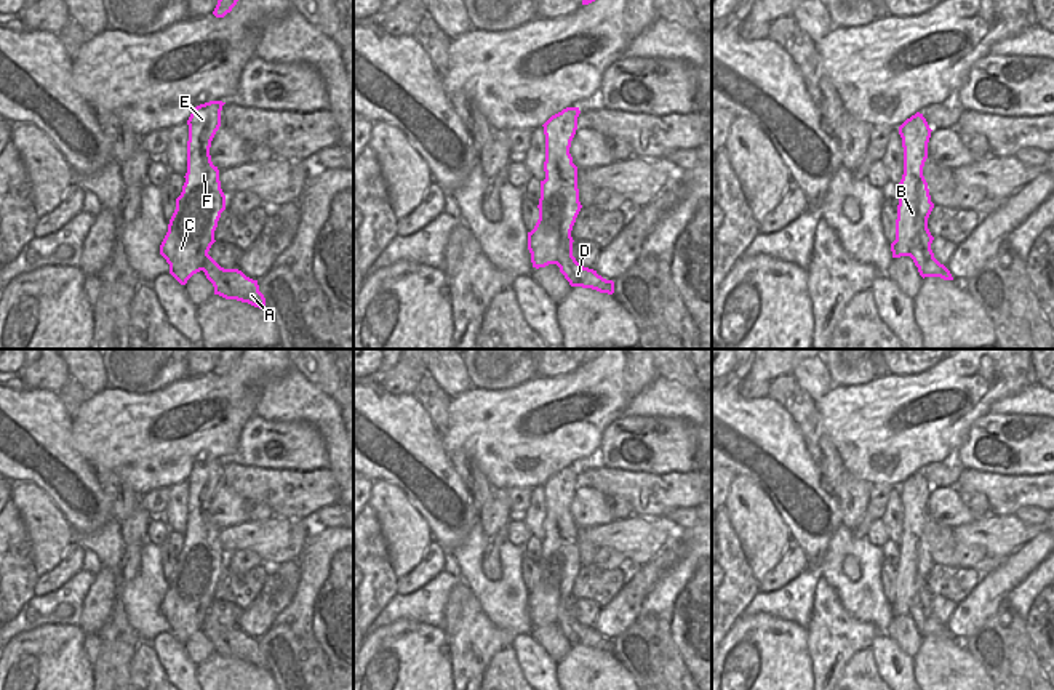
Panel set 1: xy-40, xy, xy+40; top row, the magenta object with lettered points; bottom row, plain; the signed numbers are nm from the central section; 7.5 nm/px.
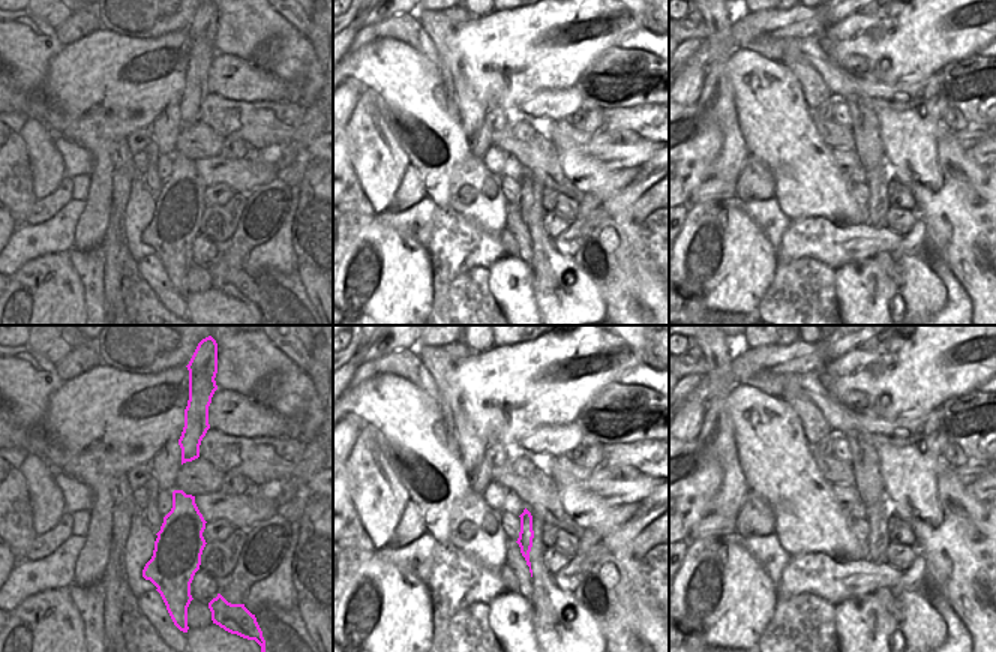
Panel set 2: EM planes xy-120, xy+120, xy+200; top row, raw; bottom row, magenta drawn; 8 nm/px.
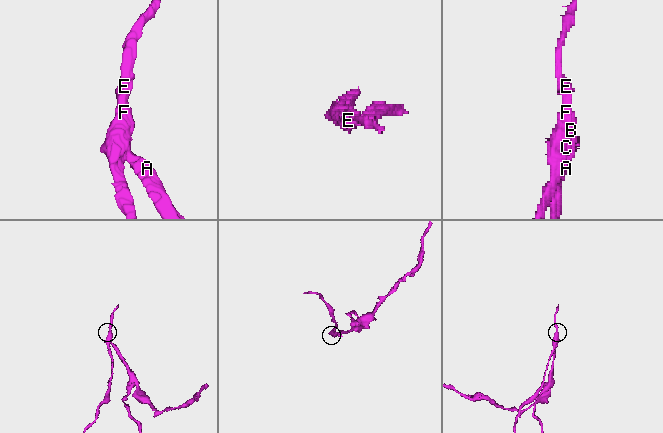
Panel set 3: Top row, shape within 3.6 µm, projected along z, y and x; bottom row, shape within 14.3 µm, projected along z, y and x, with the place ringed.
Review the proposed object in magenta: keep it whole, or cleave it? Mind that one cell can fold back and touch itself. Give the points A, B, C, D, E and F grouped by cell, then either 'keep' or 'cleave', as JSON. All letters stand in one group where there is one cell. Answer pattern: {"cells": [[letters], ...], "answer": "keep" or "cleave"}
{"cells": [["A", "D"], ["B", "C", "E", "F"]], "answer": "cleave"}

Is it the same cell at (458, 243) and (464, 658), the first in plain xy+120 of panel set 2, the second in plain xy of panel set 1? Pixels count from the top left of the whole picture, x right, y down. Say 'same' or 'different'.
same

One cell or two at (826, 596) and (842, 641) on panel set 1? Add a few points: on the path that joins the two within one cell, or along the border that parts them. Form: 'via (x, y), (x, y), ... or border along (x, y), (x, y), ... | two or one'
via (829, 607), (832, 629) | one

